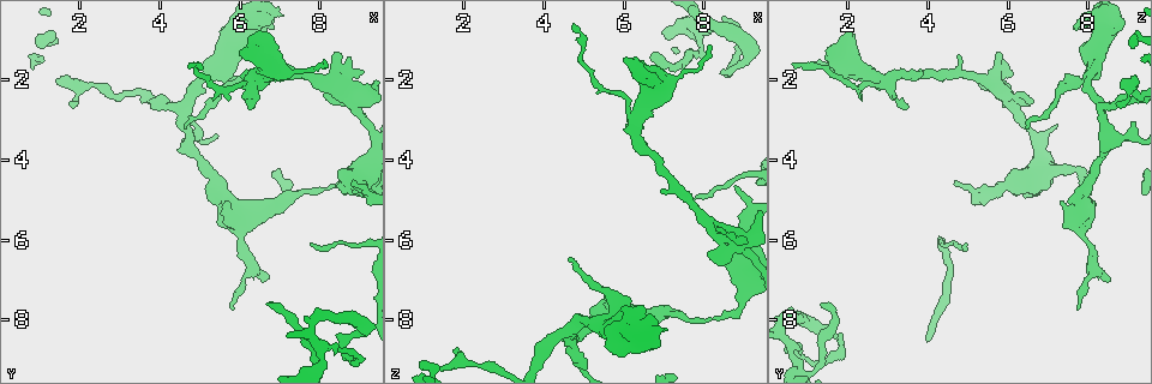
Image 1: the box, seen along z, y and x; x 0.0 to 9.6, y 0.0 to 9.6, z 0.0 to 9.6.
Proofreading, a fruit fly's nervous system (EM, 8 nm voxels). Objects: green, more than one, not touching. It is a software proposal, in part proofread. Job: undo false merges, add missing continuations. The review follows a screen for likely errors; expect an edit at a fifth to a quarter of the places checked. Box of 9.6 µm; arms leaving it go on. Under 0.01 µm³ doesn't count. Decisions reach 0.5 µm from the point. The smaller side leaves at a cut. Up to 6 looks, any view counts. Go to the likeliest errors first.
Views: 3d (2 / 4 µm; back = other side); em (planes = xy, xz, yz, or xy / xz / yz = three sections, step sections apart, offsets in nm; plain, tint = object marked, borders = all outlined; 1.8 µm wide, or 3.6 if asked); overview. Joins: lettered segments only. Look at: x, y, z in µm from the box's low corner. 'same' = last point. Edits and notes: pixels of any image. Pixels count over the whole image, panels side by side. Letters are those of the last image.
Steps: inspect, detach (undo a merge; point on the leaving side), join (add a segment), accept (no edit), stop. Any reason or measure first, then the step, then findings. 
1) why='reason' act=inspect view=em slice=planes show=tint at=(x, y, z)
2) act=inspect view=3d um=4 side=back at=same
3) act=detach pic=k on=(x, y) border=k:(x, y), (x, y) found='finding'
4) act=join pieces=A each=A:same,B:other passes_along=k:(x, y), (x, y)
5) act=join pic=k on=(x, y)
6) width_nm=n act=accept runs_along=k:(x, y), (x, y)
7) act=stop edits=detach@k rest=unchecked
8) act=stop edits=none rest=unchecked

why='sharp bend' act=inspect view=em slice=planes show=borders at=(8.70, 2.40, 5.95)

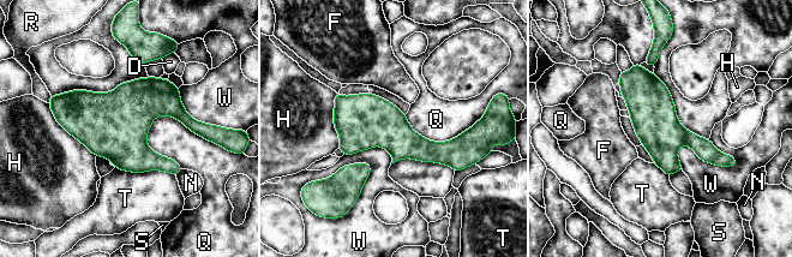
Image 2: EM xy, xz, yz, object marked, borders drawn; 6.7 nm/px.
act=accept each=D:other,F:other,H:other,N:other,Q:other,R:other,S:other,T:other,W:other found='one neuron here'

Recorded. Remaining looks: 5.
why='an open end' act=inspect view=3d um=4 at=(8.35, 8.90, 0.90)

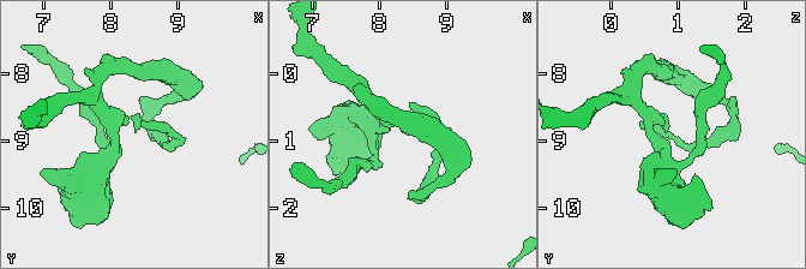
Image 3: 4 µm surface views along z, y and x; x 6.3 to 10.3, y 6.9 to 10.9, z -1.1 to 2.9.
arm_widths_nm=200,360 act=inspect view=em um=3.6 slice=planes show=borders at=(8.35, 8.85, 0.80)

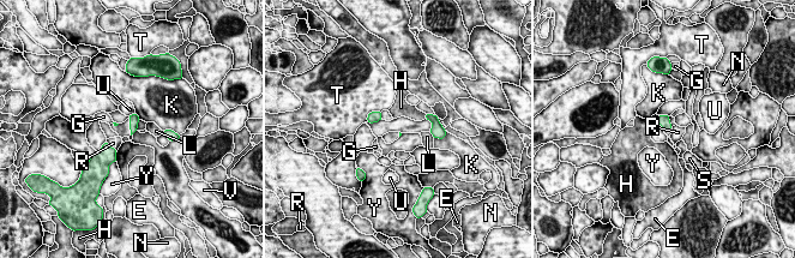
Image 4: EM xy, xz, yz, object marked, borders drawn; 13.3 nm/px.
act=join pieces=S each=E:other,G:other,H:other,K:other,L:other,N:other,R:other,S:same,T:other,U:other,V:other,Y:other passes_along=4:(134, 119), (130, 126), (122, 130) found='the neuron continues'

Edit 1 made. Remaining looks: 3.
act=inspect view=overview

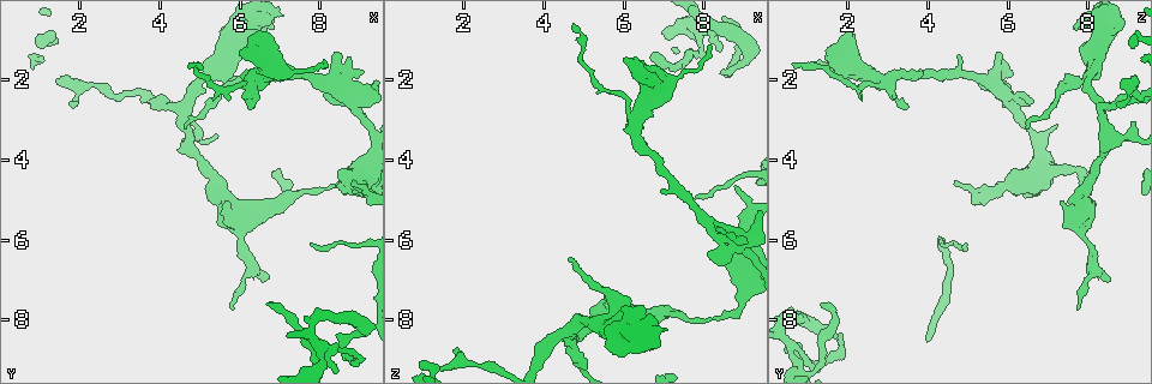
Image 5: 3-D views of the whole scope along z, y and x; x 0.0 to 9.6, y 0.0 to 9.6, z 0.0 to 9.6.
why='an open end' act=inspect view=em slice=planes show=borders at=(7.70, 6.15, 4.95)

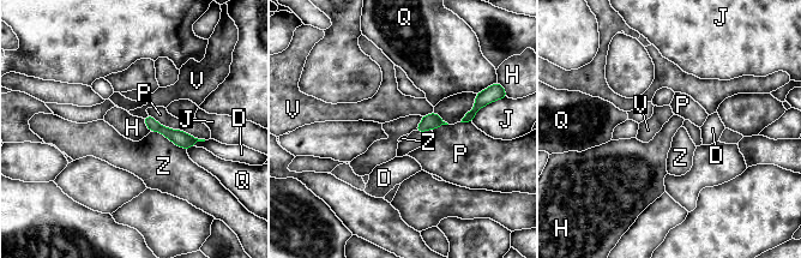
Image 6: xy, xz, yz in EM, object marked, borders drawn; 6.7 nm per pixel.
longest_contact=P:420nm act=accept each=D:other,H:other,J:other,P:other,Q:other,V:other,Z:other border=6:(422, 116), (414, 130) found='none of them fits'

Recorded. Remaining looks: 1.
act=stop edits=join@4 rest=unchecked

